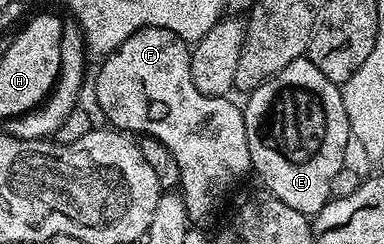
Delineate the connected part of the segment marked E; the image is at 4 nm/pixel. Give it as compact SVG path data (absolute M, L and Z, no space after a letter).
M300 58L289 62L285 70L254 88L246 100L247 104L244 103L242 109L254 175L259 175L267 187L264 189L270 195L281 198L285 206L293 206L293 210L308 218L314 217L332 199L333 174L345 167L343 155L347 152L347 140L349 144L352 139L340 85L325 78L325 74L321 74L321 70L317 70L311 60Z

